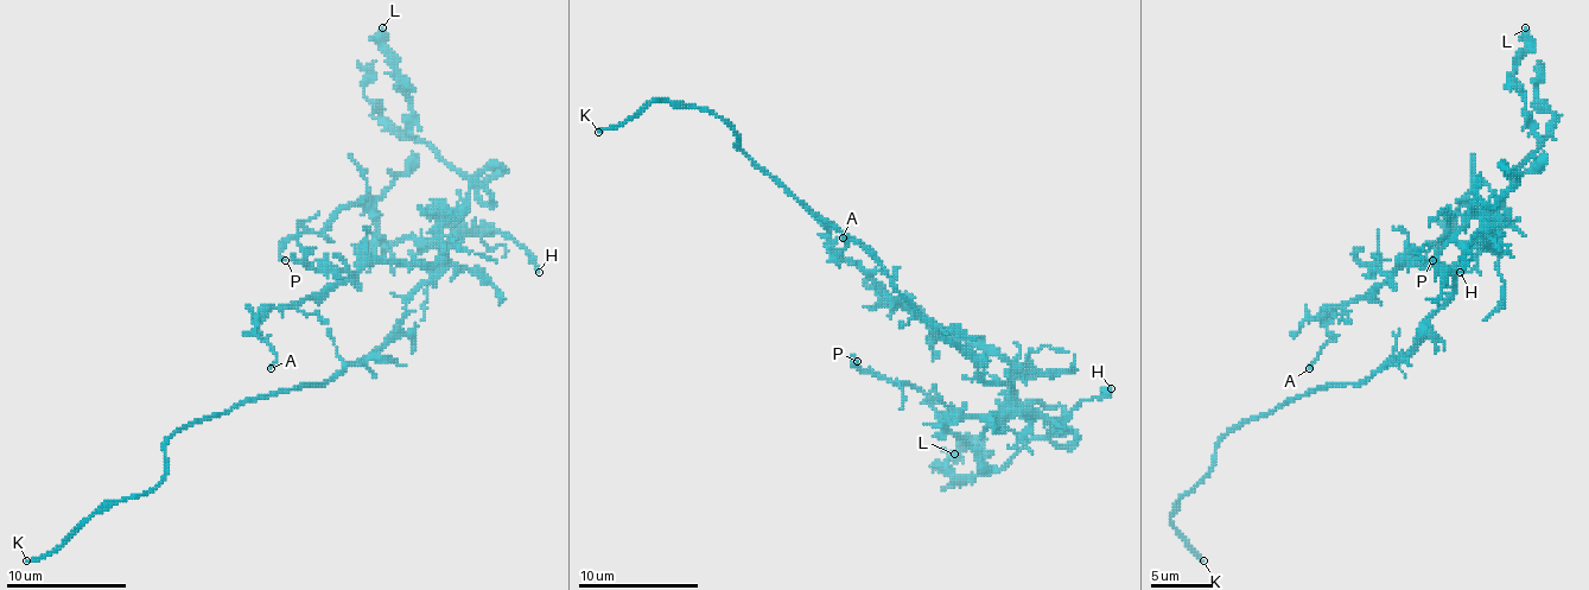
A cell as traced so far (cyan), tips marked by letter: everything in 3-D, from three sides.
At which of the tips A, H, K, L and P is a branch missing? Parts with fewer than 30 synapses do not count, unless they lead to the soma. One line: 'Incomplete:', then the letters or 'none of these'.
Incomplete: K

